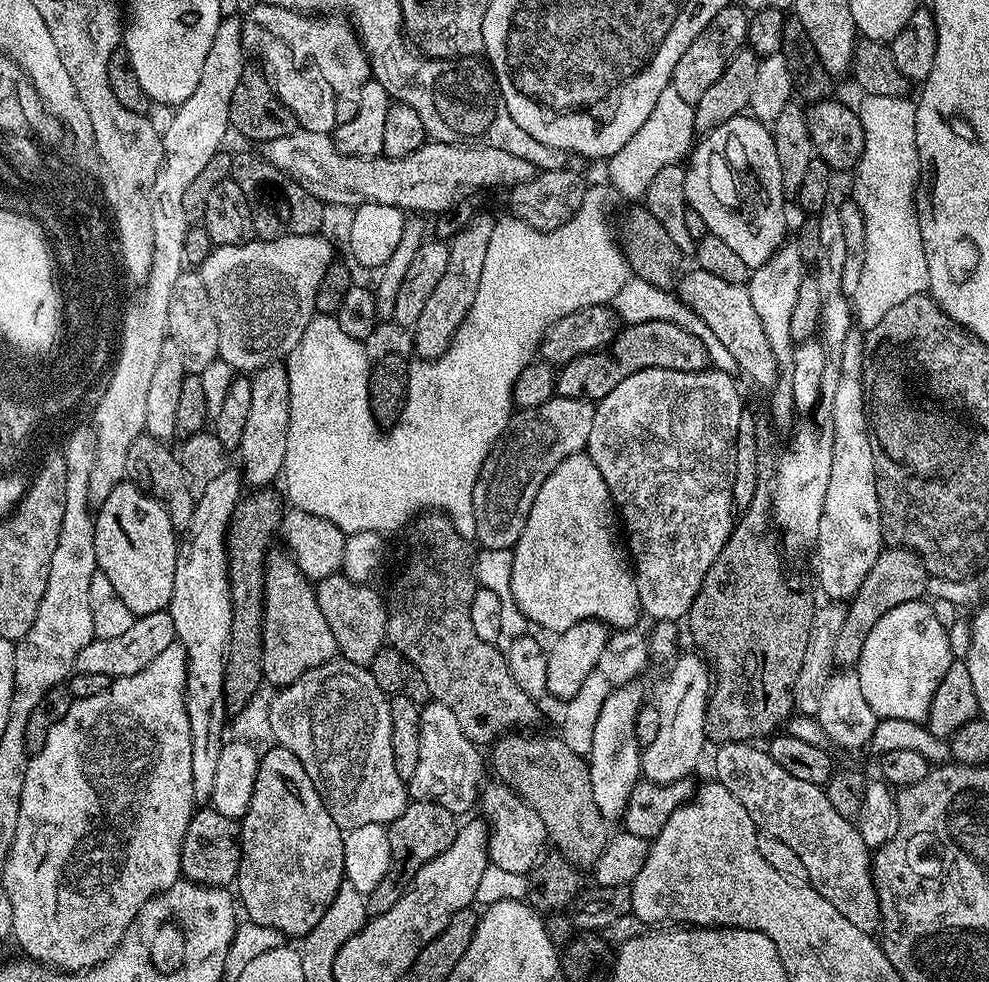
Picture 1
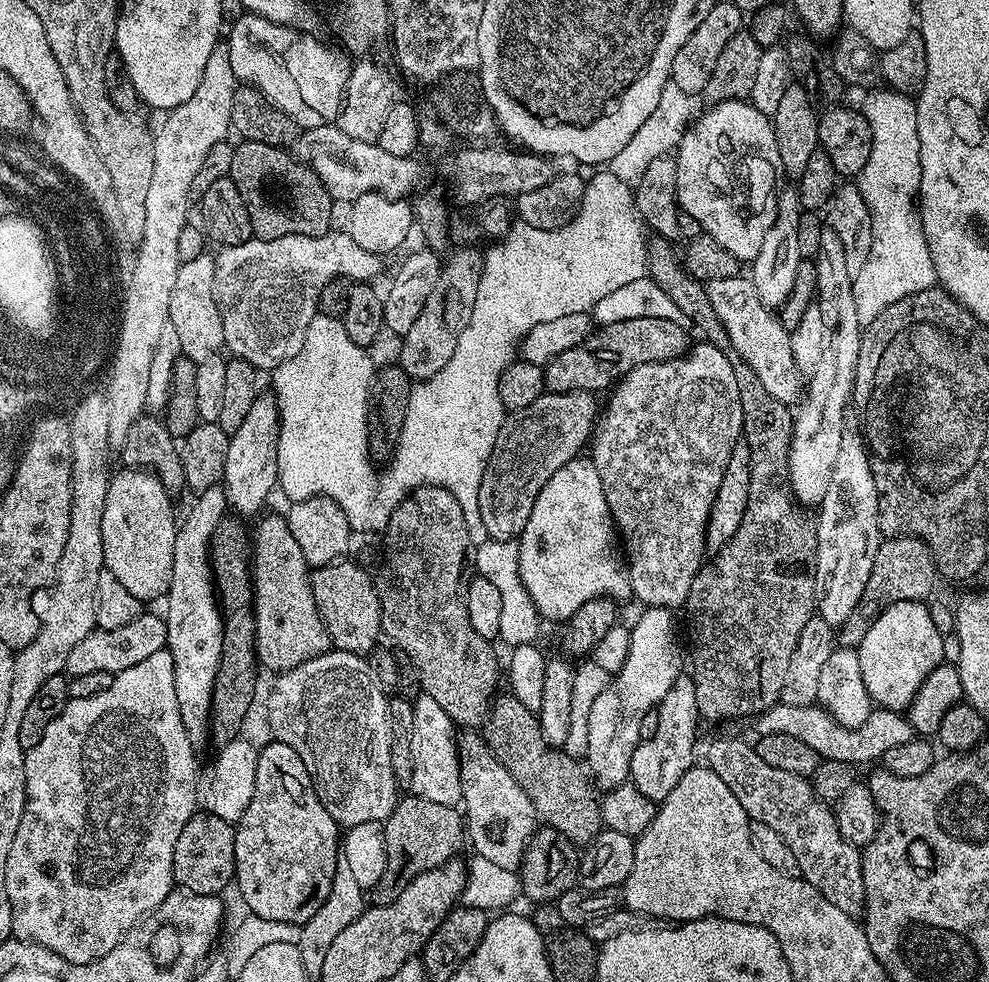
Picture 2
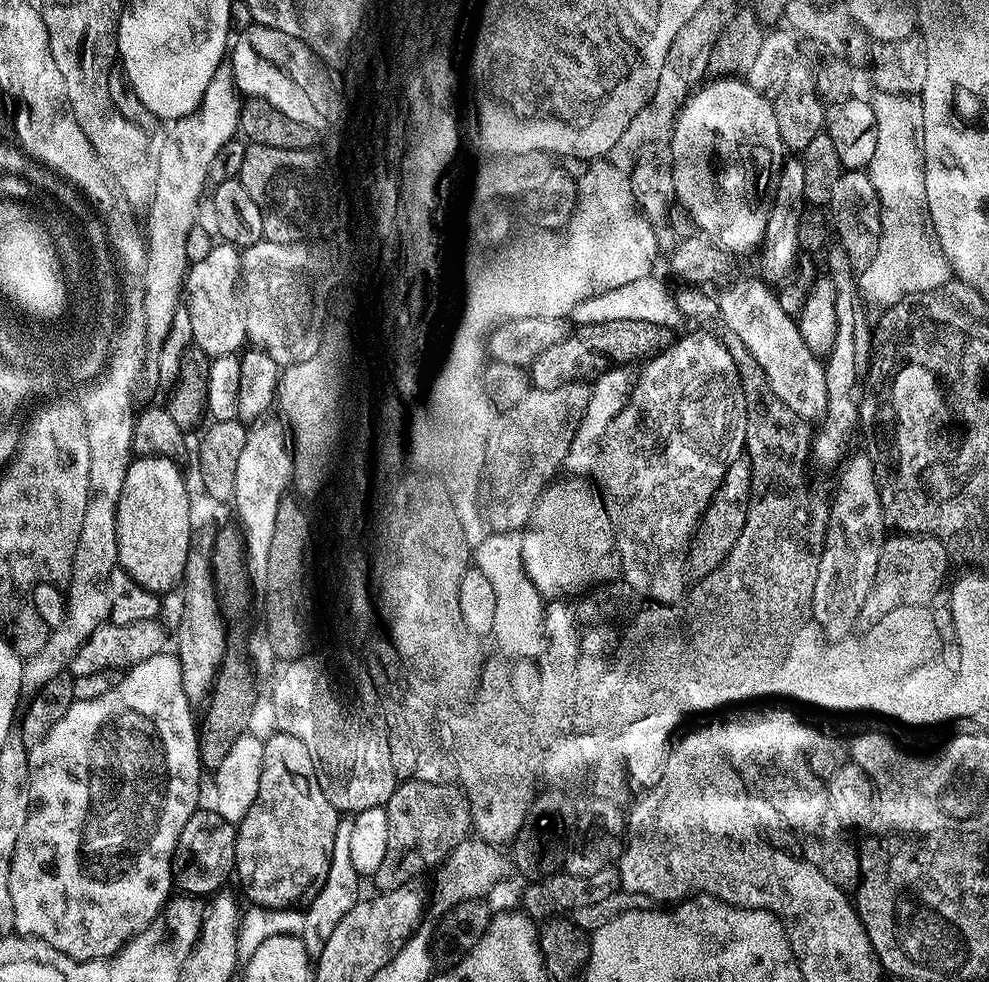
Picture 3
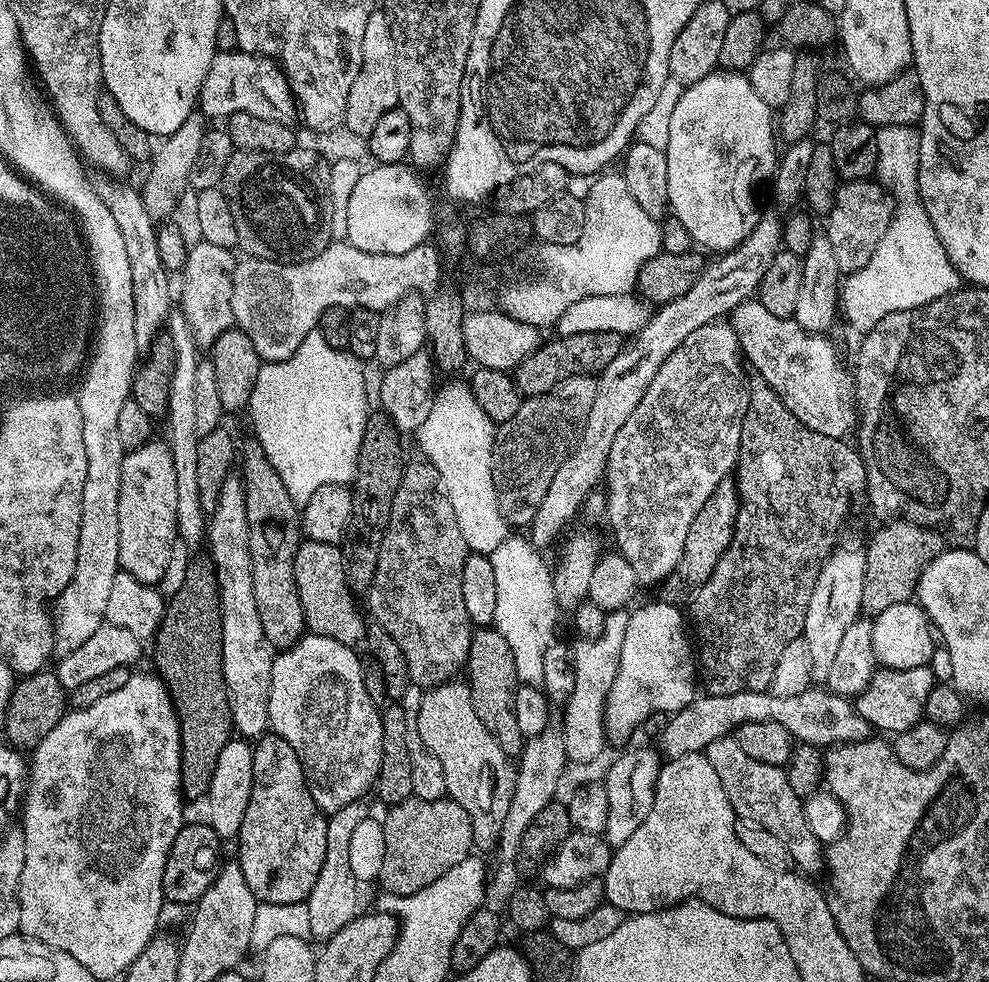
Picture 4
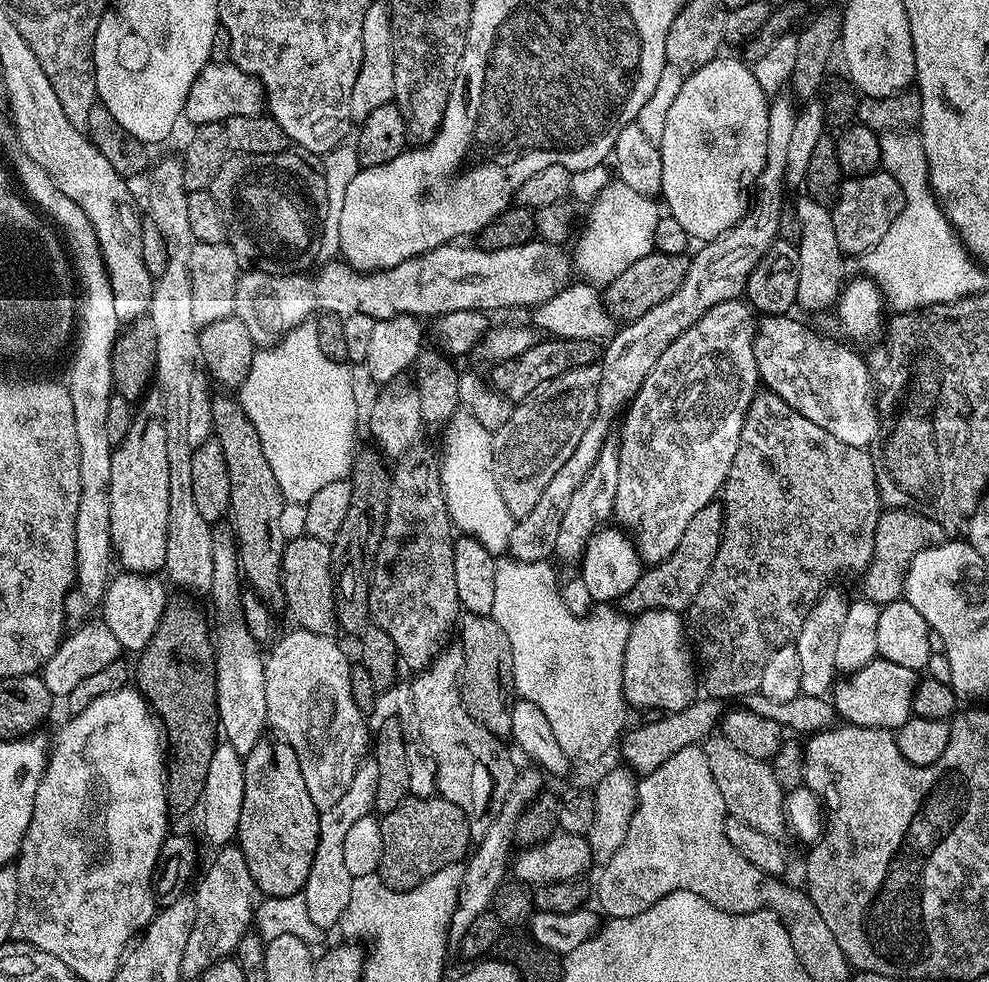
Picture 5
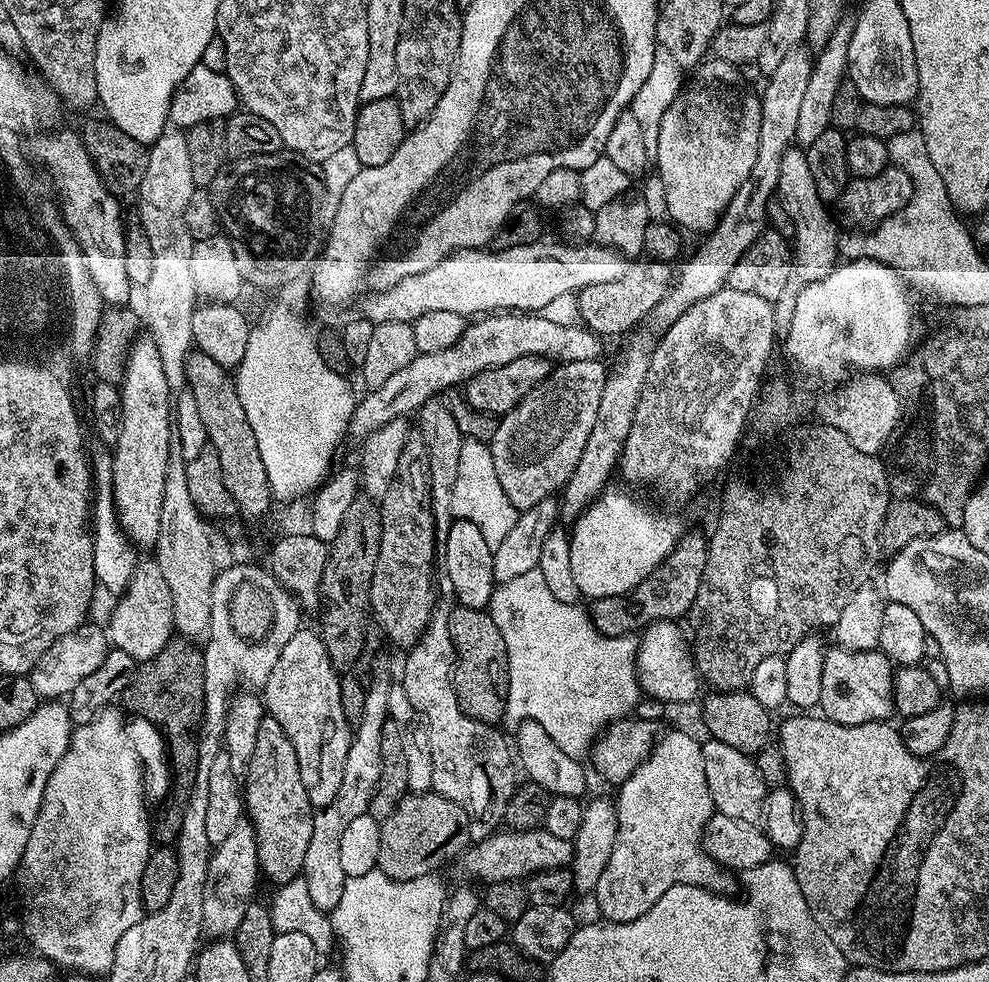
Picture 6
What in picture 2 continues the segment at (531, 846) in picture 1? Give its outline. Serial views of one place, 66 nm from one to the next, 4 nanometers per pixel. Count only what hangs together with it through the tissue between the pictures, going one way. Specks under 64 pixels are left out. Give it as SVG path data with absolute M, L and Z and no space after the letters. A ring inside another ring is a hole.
M476 730L459 737L460 777L462 778L462 816L466 821L467 839L472 839L475 855L516 872L519 869L526 846L538 830L538 817L526 790L514 782L514 778L492 755L481 733Z

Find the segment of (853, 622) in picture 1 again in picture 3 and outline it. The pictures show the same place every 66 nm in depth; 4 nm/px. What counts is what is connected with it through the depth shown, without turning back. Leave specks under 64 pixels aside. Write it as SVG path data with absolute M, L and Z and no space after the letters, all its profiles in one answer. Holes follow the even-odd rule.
M889 535L881 543L878 570L874 574L870 594L866 594L866 602L862 602L860 620L868 620L869 625L874 625L890 610L898 610L898 606L927 605L928 599L936 592L936 552L938 545L933 536Z

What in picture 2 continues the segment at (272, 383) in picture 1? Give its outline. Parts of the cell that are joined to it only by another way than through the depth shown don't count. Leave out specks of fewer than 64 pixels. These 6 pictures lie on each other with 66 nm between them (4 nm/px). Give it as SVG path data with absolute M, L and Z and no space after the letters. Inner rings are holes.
M261 391L254 398L242 426L231 433L226 450L222 487L229 505L237 513L256 512L268 500L278 484L278 446L280 445L280 411L271 391Z

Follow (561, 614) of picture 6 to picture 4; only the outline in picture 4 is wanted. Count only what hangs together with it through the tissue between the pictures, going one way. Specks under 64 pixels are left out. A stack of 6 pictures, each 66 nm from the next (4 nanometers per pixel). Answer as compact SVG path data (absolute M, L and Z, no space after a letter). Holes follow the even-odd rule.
M509 534L490 554L494 566L494 586L498 586L498 602L492 624L510 642L516 675L523 683L536 684L542 677L542 658L549 643L548 635L560 620L561 605L552 585L553 569L543 560L529 537ZM619 611L607 613L603 617L605 628L598 638L593 640L577 639L576 648L571 649L572 671L574 683L567 697L568 705L564 708L564 754L569 761L577 760L580 764L588 764L600 756L600 751L606 745L604 734L604 707L610 686L618 674L622 638L626 634L626 619Z

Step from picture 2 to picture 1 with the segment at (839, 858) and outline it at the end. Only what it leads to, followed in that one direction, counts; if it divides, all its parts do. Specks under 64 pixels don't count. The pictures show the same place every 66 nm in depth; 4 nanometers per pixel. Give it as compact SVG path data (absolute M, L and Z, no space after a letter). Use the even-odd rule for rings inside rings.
M752 742L719 745L715 749L715 779L746 806L746 814L750 814L763 835L786 842L786 846L802 858L807 883L816 888L842 918L858 926L858 930L875 933L880 926L880 907L872 881L873 853L860 837L857 825L831 804L821 785L794 778L794 774L782 770L763 747L756 747L760 746Z

